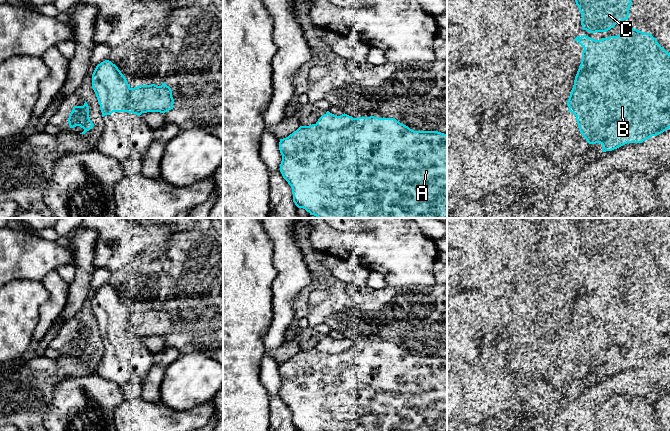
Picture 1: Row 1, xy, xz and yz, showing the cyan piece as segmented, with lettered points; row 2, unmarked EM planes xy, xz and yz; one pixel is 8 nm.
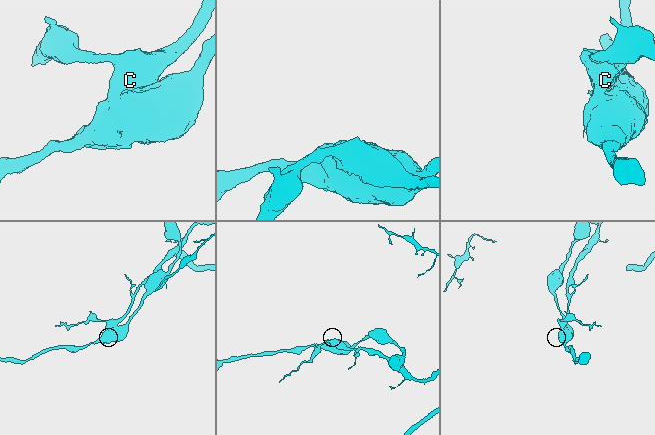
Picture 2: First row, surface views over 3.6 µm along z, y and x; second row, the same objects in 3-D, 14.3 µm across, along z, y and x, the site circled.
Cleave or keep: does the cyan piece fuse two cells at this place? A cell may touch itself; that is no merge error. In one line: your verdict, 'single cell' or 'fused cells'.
fused cells

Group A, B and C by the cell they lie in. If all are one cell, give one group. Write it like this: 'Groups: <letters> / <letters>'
Groups: A B / C

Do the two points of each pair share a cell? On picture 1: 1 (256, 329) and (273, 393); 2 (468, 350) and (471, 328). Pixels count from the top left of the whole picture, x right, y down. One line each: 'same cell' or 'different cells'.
1: different cells
2: same cell

